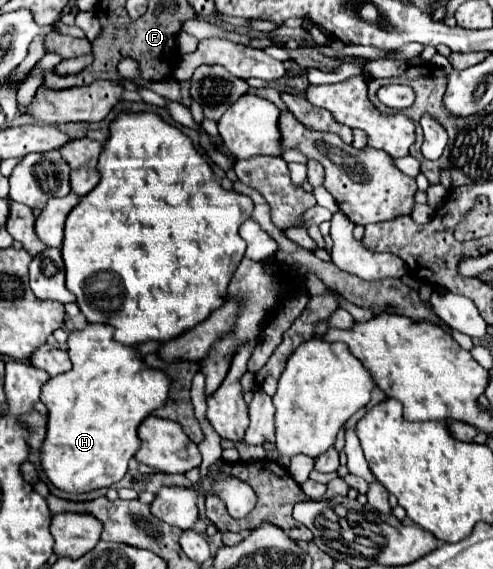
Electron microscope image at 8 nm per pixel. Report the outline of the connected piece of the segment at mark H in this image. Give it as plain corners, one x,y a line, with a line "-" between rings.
87,323
83,329
71,331
67,339
67,353
73,369
51,377
43,387
43,403
49,409
47,437
41,447
41,463
49,481
71,493
85,493
99,487
109,487
123,479
129,459
141,447
137,427
145,417
161,409
169,399
171,379
163,369
147,367
137,347
113,341
113,327
101,323

